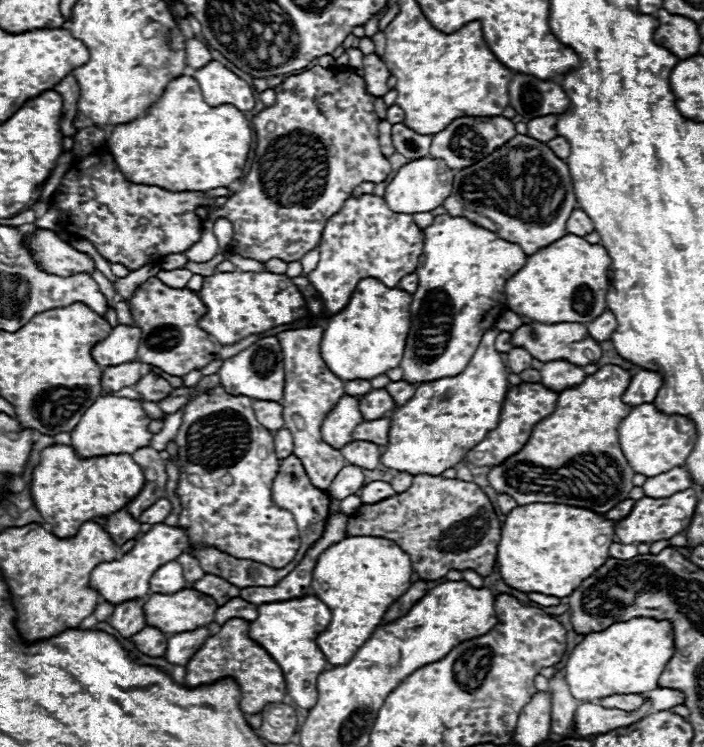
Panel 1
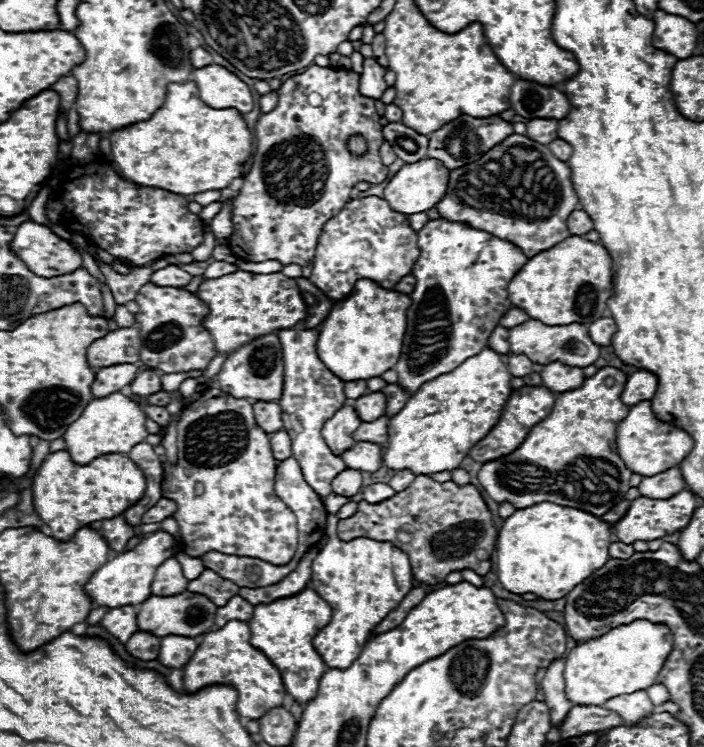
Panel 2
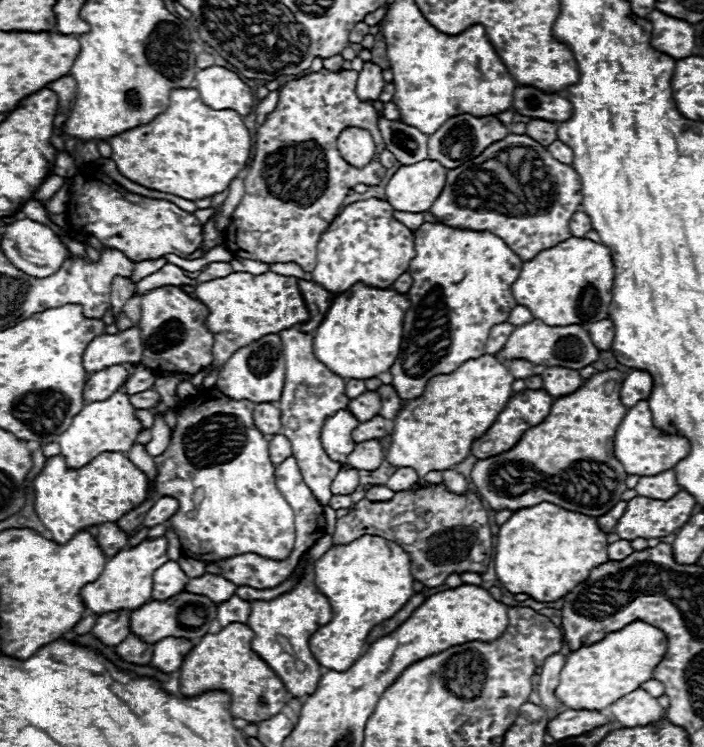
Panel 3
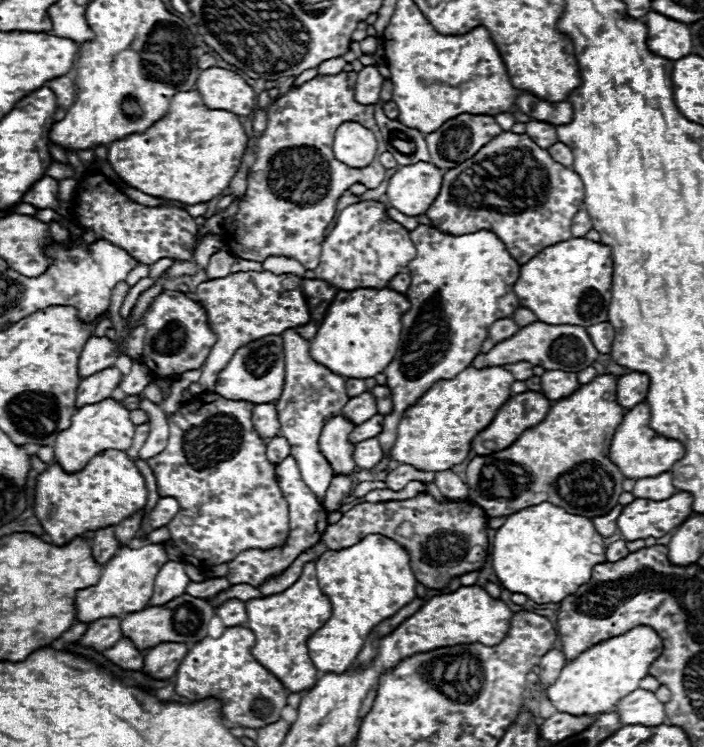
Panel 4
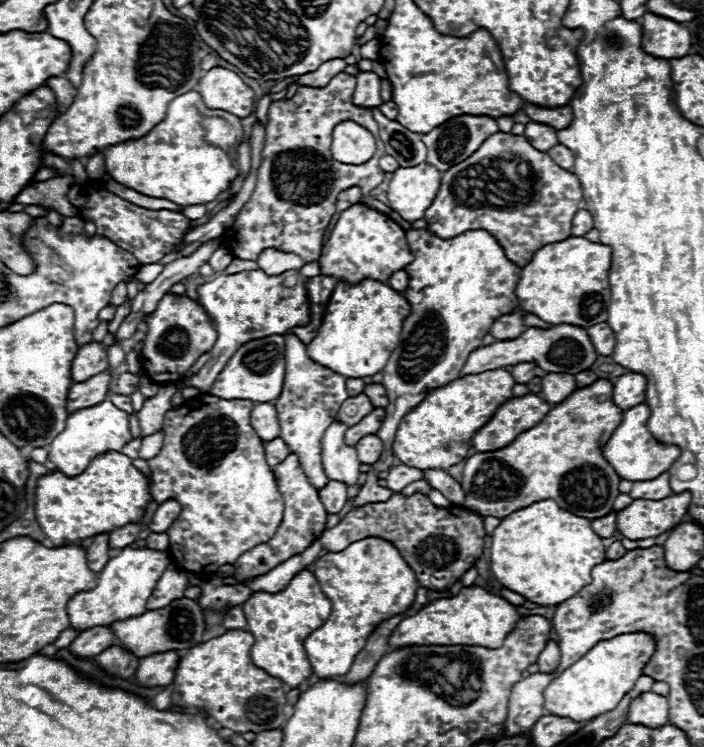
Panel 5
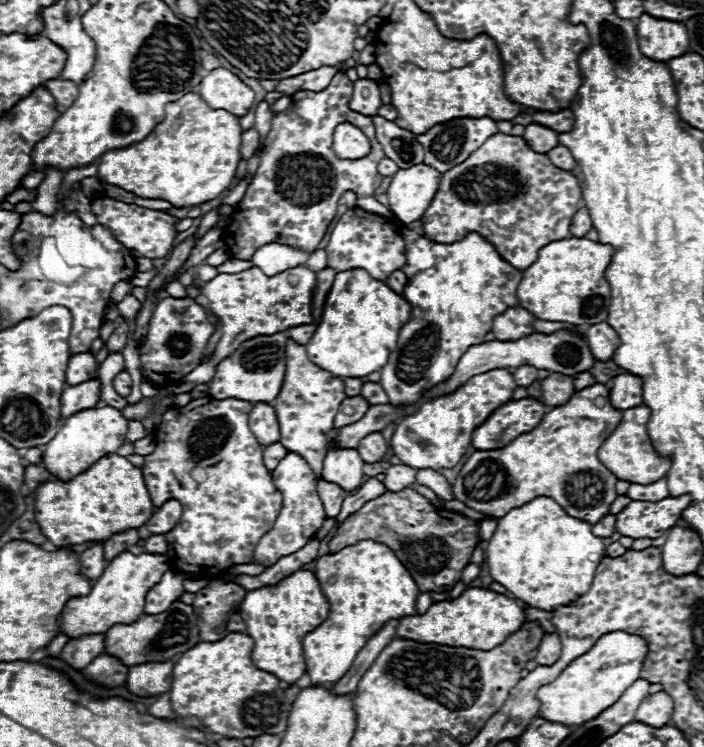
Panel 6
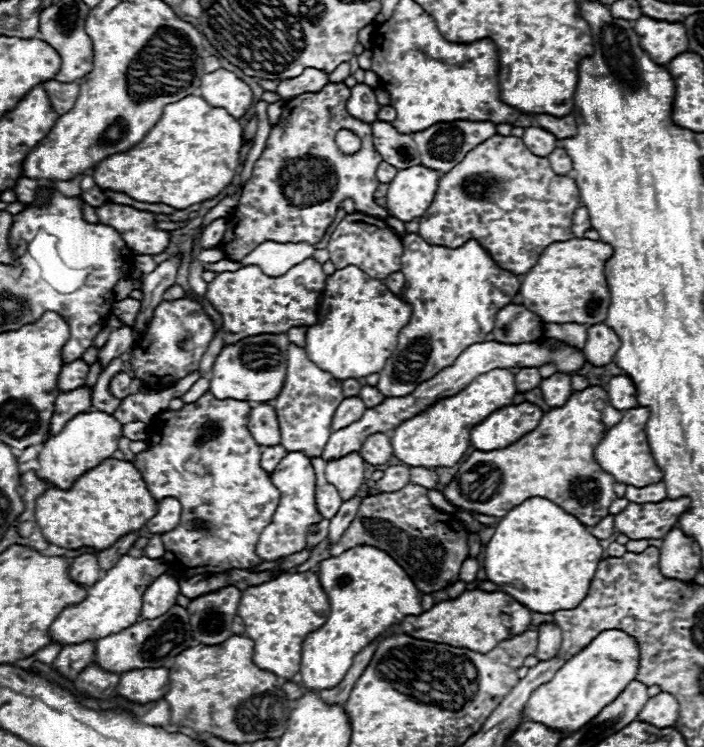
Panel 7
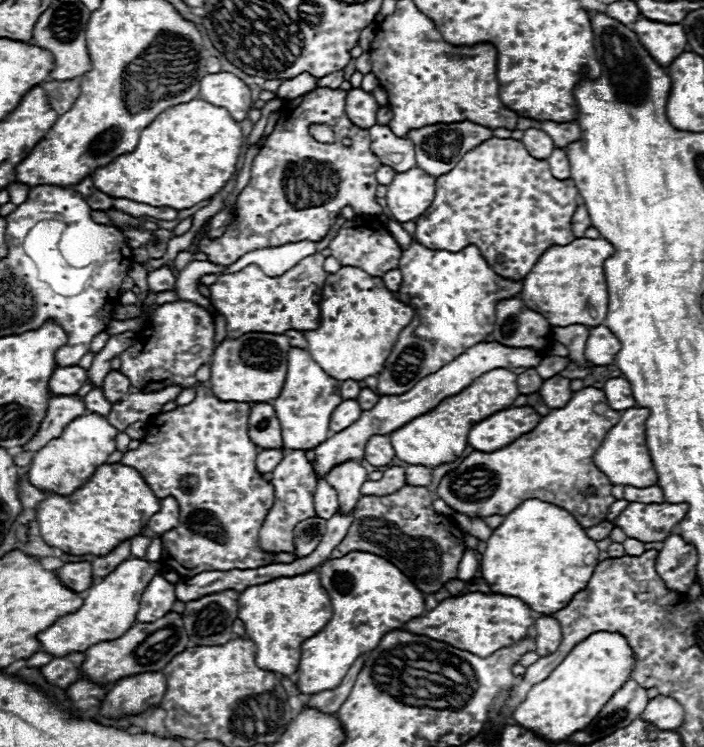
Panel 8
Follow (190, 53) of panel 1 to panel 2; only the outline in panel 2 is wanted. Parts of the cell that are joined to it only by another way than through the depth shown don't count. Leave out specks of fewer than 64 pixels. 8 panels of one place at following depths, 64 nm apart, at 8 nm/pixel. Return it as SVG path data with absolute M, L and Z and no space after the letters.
M202 46L194 48L194 50L192 50L192 66L194 66L194 68L204 68L204 66L208 66L208 64L212 64L212 56L210 56Z

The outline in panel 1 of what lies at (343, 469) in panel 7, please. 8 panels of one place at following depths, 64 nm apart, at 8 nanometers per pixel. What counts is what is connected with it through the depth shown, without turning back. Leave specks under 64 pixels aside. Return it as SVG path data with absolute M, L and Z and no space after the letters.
M342 394L338 404L328 412L322 424L322 438L336 450L340 450L344 444L352 440L352 432L356 424L360 424L362 412L360 412L360 396L348 396Z

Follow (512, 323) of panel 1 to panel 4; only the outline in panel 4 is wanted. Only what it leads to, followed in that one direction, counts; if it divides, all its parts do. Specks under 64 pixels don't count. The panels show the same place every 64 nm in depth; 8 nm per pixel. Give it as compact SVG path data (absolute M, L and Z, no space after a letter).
M518 308L518 310L514 312L514 320L516 320L516 324L520 324L520 326L528 326L528 324L536 322L538 318L536 318L532 312L528 312L528 308Z

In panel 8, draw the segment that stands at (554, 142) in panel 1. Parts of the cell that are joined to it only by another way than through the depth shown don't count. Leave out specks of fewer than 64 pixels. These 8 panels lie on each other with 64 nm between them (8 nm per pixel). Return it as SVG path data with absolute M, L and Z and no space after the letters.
M554 148L554 152L548 156L548 164L550 164L552 176L556 176L560 180L570 178L570 162L562 148Z

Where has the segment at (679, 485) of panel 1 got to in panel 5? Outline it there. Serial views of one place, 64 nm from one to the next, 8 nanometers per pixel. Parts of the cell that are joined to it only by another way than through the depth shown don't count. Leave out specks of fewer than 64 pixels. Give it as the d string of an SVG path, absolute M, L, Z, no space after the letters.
M664 472L654 480L638 480L630 490L630 498L644 498L644 500L662 500L672 494L670 488L670 474Z

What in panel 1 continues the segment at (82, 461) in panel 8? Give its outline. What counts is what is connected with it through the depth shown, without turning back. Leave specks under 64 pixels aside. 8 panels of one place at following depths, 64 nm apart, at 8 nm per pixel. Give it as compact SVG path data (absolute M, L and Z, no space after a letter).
M100 396L80 418L72 434L72 448L84 456L108 456L108 454L132 454L138 448L150 446L152 434L148 432L150 418L142 408L140 400L120 398L120 396Z

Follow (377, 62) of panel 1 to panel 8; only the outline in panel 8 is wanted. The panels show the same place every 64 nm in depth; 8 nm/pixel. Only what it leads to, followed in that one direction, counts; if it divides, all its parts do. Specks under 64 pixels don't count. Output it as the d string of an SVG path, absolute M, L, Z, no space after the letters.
M352 88L346 96L346 112L348 118L360 126L360 128L370 128L376 124L376 112L378 112L378 102L374 96L362 88Z

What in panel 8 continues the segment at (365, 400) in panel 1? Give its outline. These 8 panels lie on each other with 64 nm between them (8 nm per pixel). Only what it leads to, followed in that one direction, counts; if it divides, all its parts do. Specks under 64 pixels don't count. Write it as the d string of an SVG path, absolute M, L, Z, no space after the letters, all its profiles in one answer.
M344 400L330 418L330 432L340 432L342 428L348 428L348 424L354 424L362 414L362 408L358 400Z

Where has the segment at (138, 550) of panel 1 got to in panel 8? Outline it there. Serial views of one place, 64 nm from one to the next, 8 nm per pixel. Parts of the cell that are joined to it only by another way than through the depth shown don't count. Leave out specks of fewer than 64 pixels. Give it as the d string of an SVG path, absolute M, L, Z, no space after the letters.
M128 558L118 564L106 578L100 582L92 584L86 590L84 604L70 614L64 614L60 620L56 620L50 628L40 632L38 640L42 644L42 650L52 654L54 658L66 656L70 652L82 652L88 650L90 646L102 642L102 640L114 640L120 638L134 622L136 622L136 612L140 608L140 598L144 588L152 582L152 576L162 572L160 562L148 562L140 558Z

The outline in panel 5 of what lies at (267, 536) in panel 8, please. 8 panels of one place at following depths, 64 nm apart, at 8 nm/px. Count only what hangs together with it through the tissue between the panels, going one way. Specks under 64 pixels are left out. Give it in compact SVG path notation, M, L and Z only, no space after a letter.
M290 454L288 458L284 458L280 464L276 464L274 468L274 476L276 476L276 484L278 484L278 490L282 492L284 496L284 520L282 520L282 526L278 528L276 536L266 542L266 544L260 544L248 552L244 552L232 566L234 566L234 578L236 580L252 580L260 574L266 574L270 572L272 568L276 568L278 564L286 562L288 558L292 558L294 554L300 554L304 552L314 540L318 540L326 528L326 516L328 512L324 510L324 504L320 502L318 498L318 492L310 486L310 482L306 480L302 468L300 468L300 462L298 462L298 456L296 454Z

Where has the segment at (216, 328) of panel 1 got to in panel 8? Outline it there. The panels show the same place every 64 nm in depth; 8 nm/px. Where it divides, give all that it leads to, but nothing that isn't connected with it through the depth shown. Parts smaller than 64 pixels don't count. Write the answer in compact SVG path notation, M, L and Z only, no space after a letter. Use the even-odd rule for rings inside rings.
M312 254L300 260L282 276L270 278L258 266L250 264L234 274L220 274L210 286L210 300L226 318L228 338L240 338L248 332L284 334L286 330L316 330L320 318L320 298L328 272L324 272L324 256ZM176 386L176 388L166 388L162 392L128 394L112 406L112 410L106 418L112 426L116 426L122 432L126 426L130 426L134 422L146 422L148 418L158 414L162 410L162 406L170 400L176 400L176 396L180 392L182 392L182 388Z

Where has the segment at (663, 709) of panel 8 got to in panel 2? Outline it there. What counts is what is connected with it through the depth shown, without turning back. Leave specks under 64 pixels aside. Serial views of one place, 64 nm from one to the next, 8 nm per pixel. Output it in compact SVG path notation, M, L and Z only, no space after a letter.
M644 690L632 692L628 696L614 696L612 700L608 700L608 704L604 704L604 708L618 712L628 726L638 724L640 720L644 720L644 716L650 716L654 712L654 704Z

